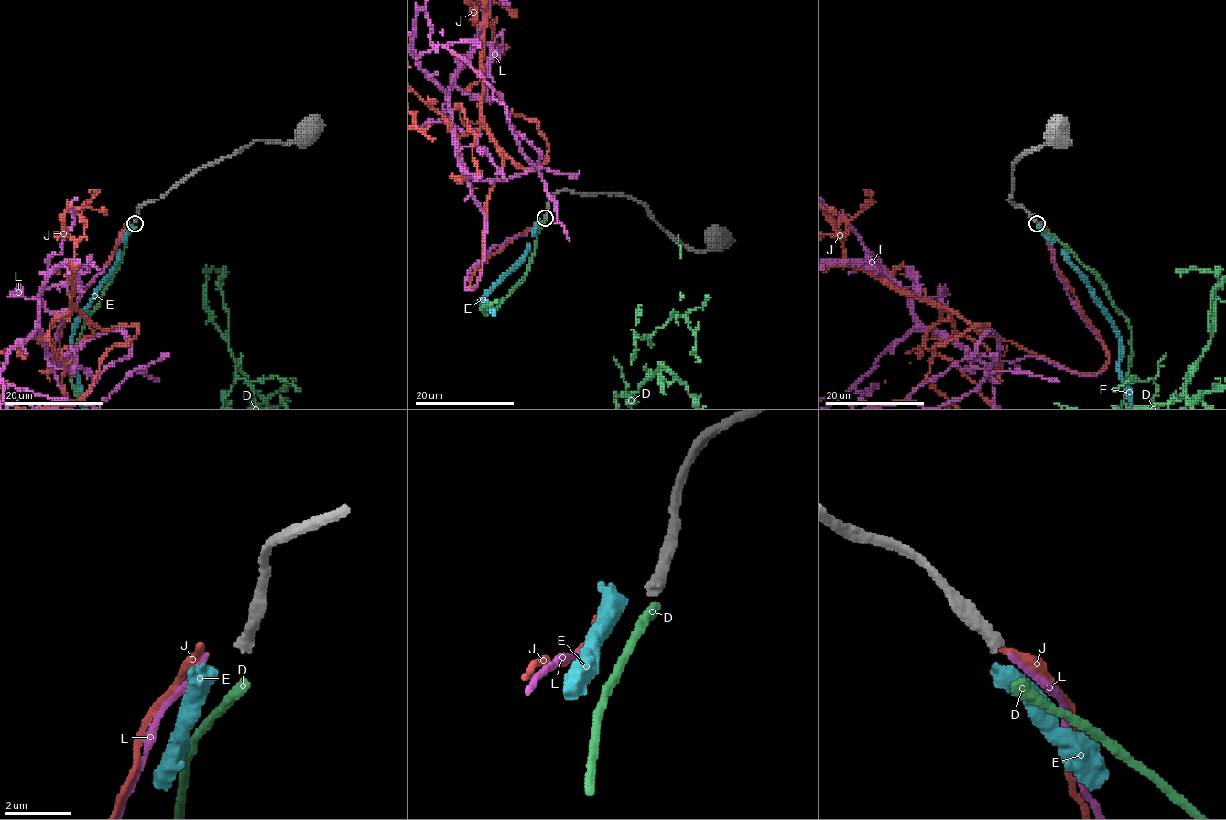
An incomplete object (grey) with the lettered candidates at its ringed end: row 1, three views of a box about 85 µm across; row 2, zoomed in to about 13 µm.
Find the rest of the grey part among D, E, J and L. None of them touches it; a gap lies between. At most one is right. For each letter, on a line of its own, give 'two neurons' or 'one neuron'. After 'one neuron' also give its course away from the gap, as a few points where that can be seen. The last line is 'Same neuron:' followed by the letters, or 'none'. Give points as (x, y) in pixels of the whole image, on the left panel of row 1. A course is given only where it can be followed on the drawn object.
D: one neuron
E: two neurons
J: two neurons
L: two neurons
Same neuron: D

